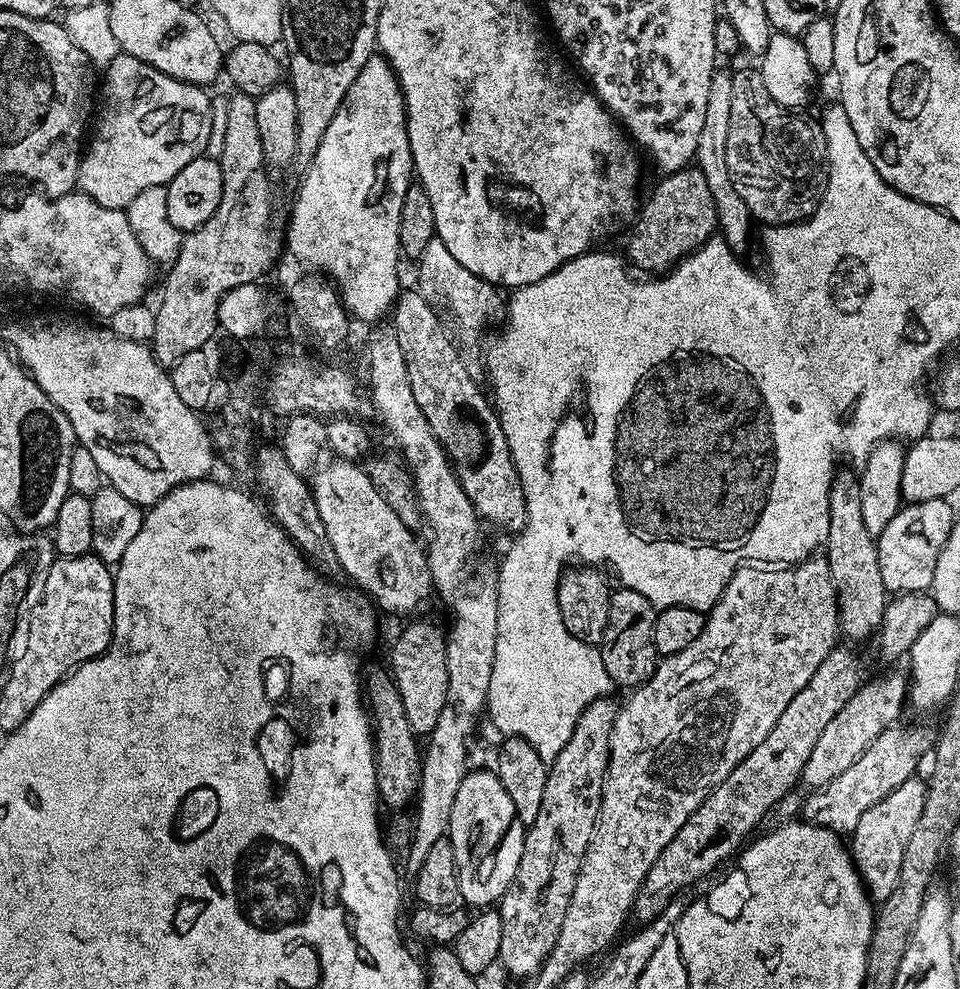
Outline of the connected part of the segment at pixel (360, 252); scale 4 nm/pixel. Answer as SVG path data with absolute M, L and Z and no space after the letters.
M374 54L362 66L358 78L354 78L354 84L350 90L346 90L346 98L342 106L338 106L338 114L330 118L330 126L326 126L326 134L322 134L322 142L318 142L318 150L307 161L304 177L300 180L300 189L296 192L296 201L292 204L292 217L288 220L288 232L286 228L286 248L293 252L300 260L309 260L313 269L319 270L334 285L340 293L340 302L353 317L361 316L369 322L380 322L391 313L392 305L396 303L396 297L402 291L400 285L400 239L398 238L398 222L402 218L402 198L406 198L406 190L414 180L412 166L412 151L410 150L410 138L408 137L408 119L404 113L404 95L400 84L396 81L396 72L389 66L387 60L379 54Z

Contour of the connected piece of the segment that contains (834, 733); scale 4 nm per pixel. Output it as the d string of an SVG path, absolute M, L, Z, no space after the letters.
M896 672L871 680L860 685L854 698L850 698L850 702L846 702L846 706L842 706L842 710L834 714L826 730L822 730L817 744L814 745L814 754L810 754L810 762L806 762L804 767L802 784L803 787L806 786L805 789L825 788L863 754L866 746L870 746L870 742L874 742L874 738L878 738L882 730L893 727L899 721L896 719L899 718L904 704L906 708L906 701L910 696L909 681L905 677L903 680Z

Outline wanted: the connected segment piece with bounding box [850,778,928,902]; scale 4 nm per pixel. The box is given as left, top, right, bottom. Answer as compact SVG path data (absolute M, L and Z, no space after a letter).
M923 779L907 780L902 782L902 786L898 786L898 790L886 794L886 798L870 806L870 810L866 810L862 818L858 818L858 826L850 834L850 851L873 901L883 902L886 898L890 898L894 886L898 886L898 874L902 870L902 854L906 854L910 834L914 834L918 818L922 818L927 794L928 790Z

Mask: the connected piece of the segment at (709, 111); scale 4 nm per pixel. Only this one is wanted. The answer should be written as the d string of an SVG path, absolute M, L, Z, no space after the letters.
M717 70L712 73L710 94L706 98L706 118L702 121L702 131L698 137L695 167L706 174L706 182L710 185L710 195L714 197L716 207L716 226L719 235L732 247L733 252L744 254L748 243L752 240L752 211L742 202L738 190L734 190L734 182L730 182L730 170L726 170L726 138L730 135L730 101L732 96L732 72Z

